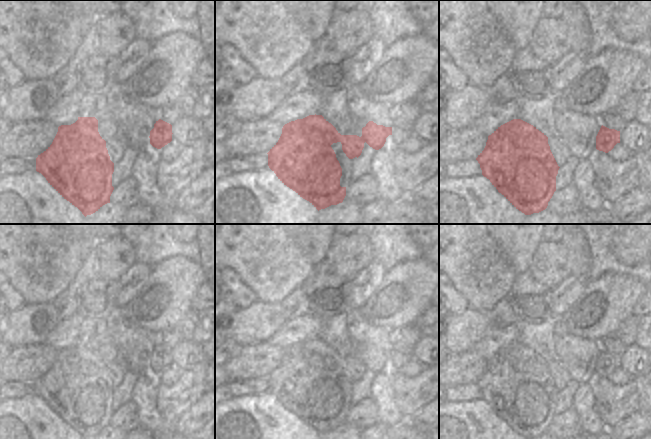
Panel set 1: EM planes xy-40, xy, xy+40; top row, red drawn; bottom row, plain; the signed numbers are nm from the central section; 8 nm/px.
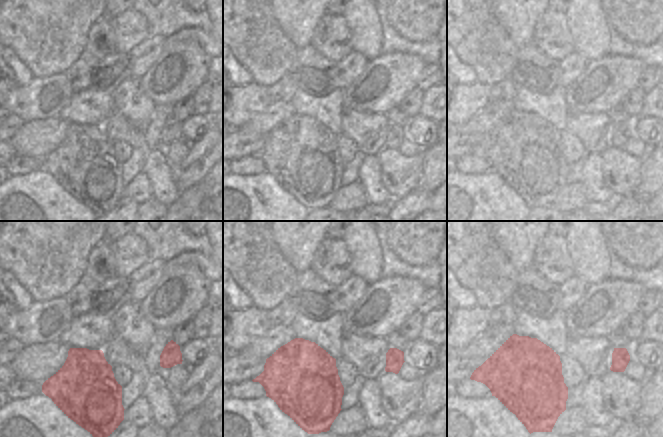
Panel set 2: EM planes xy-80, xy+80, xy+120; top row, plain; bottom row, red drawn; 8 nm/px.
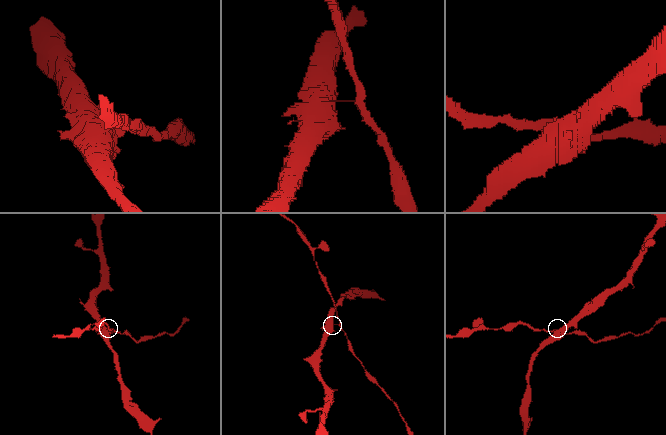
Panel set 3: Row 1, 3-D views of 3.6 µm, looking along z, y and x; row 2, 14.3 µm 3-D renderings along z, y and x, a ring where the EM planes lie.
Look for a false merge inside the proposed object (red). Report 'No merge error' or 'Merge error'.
Merge error

